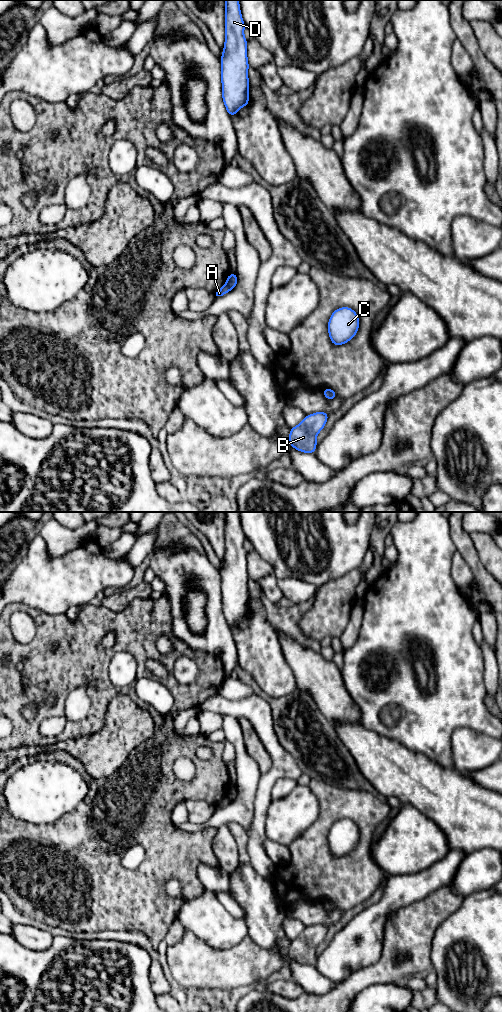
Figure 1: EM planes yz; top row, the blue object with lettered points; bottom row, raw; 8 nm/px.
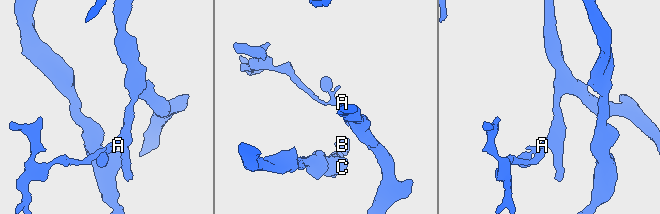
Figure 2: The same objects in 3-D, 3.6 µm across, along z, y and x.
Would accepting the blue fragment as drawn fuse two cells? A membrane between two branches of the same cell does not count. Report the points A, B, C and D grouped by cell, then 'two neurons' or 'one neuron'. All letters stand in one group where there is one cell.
A / B C D | two neurons

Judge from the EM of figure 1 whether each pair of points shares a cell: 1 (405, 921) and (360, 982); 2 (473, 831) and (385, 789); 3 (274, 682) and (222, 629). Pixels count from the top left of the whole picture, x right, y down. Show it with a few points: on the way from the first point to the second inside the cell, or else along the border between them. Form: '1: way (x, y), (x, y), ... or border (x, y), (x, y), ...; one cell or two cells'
1: way (405, 937), (394, 949), (393, 954), (376, 971); one cell
2: way (451, 809), (431, 789), (407, 789); one cell
3: border (230, 629), (233, 635), (237, 659); two cells

